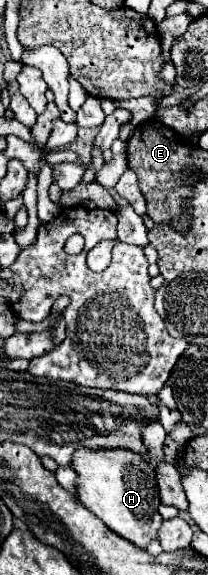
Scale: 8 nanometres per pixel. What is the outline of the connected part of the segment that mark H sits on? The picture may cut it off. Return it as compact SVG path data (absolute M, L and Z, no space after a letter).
M77 450L71 468L77 472L77 498L113 532L141 548L157 538L163 518L157 512L161 498L151 462L145 462L139 454L131 454L131 450Z

